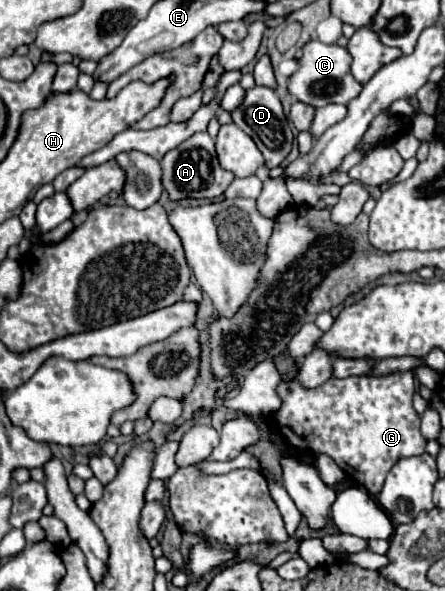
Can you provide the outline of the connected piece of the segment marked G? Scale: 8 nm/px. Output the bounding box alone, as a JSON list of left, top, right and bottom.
[274,373,426,495]

